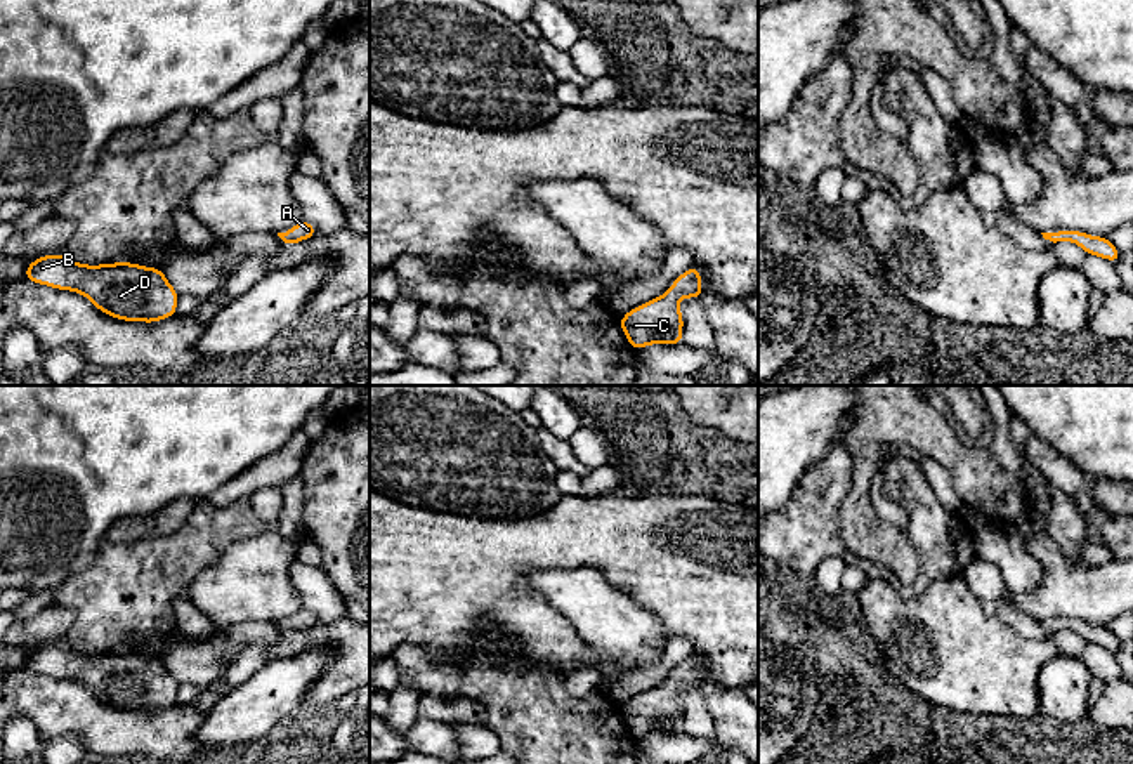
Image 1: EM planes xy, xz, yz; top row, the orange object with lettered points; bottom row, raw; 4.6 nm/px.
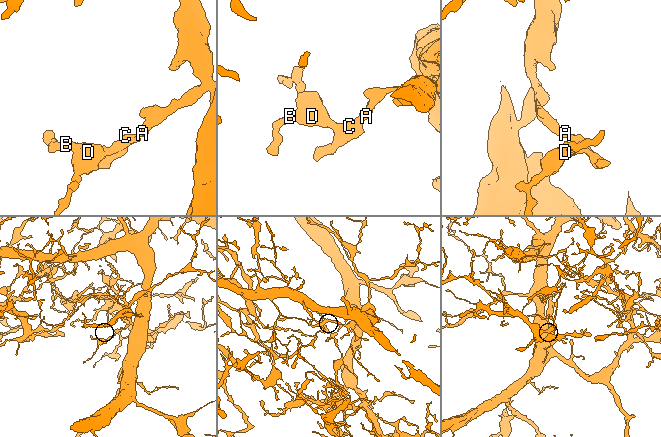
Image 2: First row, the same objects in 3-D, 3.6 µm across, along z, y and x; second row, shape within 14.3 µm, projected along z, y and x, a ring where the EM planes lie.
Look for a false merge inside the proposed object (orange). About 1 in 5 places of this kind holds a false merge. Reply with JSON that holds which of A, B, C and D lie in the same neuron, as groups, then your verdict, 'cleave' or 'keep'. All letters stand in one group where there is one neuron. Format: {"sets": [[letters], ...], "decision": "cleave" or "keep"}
{"sets": [["A", "B", "C", "D"]], "decision": "keep"}

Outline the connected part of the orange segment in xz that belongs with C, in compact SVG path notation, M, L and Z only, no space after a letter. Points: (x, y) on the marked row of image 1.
M691 266L671 281L668 292L630 309L623 318L618 318L632 349L640 351L649 344L682 344L684 316L678 309L678 299L701 299L703 295L701 269Z

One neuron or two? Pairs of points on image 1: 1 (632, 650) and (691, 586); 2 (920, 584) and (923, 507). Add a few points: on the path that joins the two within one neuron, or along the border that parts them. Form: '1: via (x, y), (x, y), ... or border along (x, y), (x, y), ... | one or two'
1: border along (627, 594), (656, 615), (661, 634), (667, 639) | two
2: via (929, 565), (929, 526) | one

